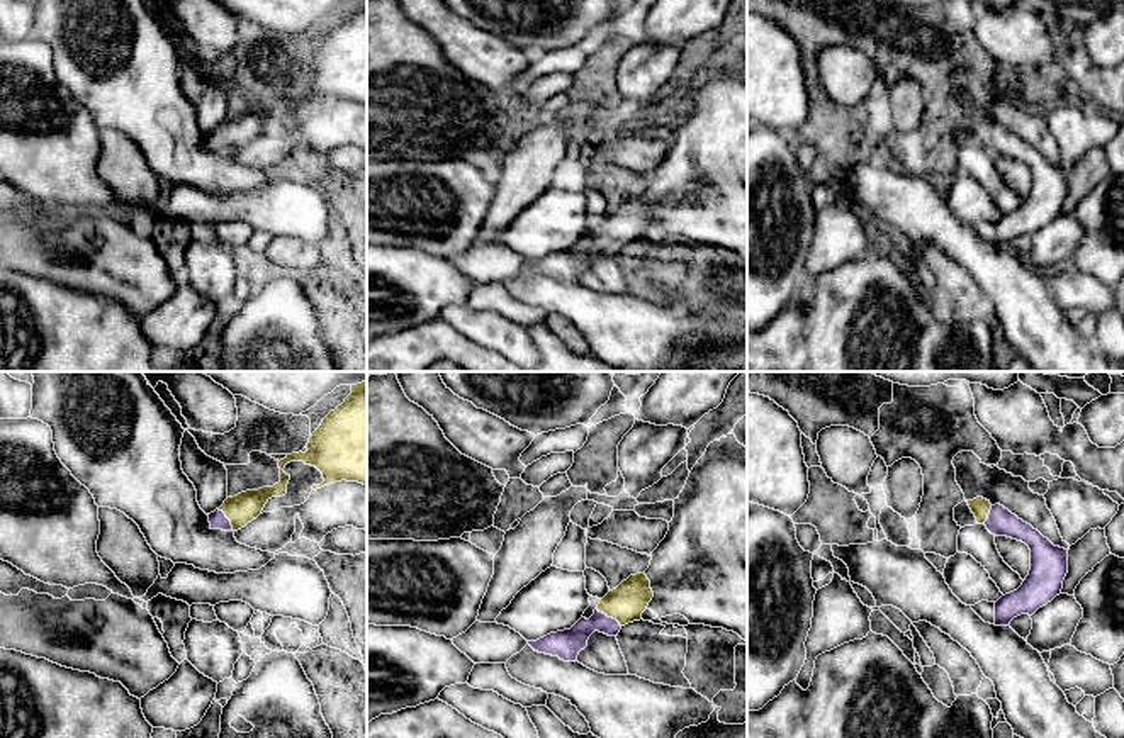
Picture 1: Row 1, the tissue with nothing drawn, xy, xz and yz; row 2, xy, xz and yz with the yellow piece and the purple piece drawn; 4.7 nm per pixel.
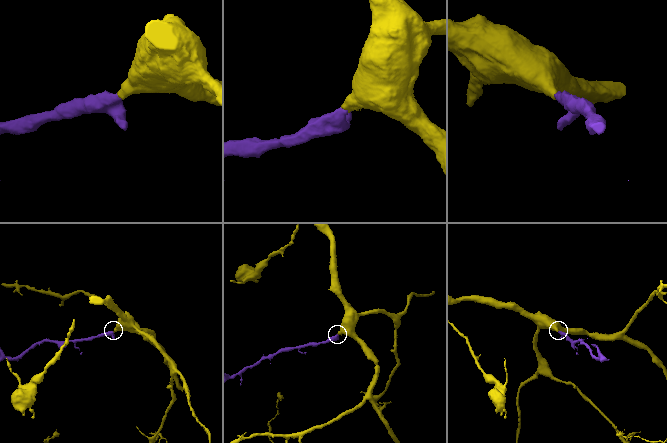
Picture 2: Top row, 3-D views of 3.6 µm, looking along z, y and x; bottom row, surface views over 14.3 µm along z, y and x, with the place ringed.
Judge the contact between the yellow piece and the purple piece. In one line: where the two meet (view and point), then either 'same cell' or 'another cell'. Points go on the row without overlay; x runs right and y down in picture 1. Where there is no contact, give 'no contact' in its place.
xz (610, 236) | same cell

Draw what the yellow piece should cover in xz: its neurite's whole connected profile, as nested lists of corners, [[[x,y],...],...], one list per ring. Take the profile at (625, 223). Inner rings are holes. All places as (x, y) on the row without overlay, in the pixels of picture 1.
[[[630,195],[599,221],[589,239],[581,238],[570,249],[550,253],[537,261],[528,261],[528,265],[538,273],[559,277],[564,282],[577,282],[579,271],[587,266],[594,251],[618,256],[625,244],[642,239],[652,217],[647,195]]]

